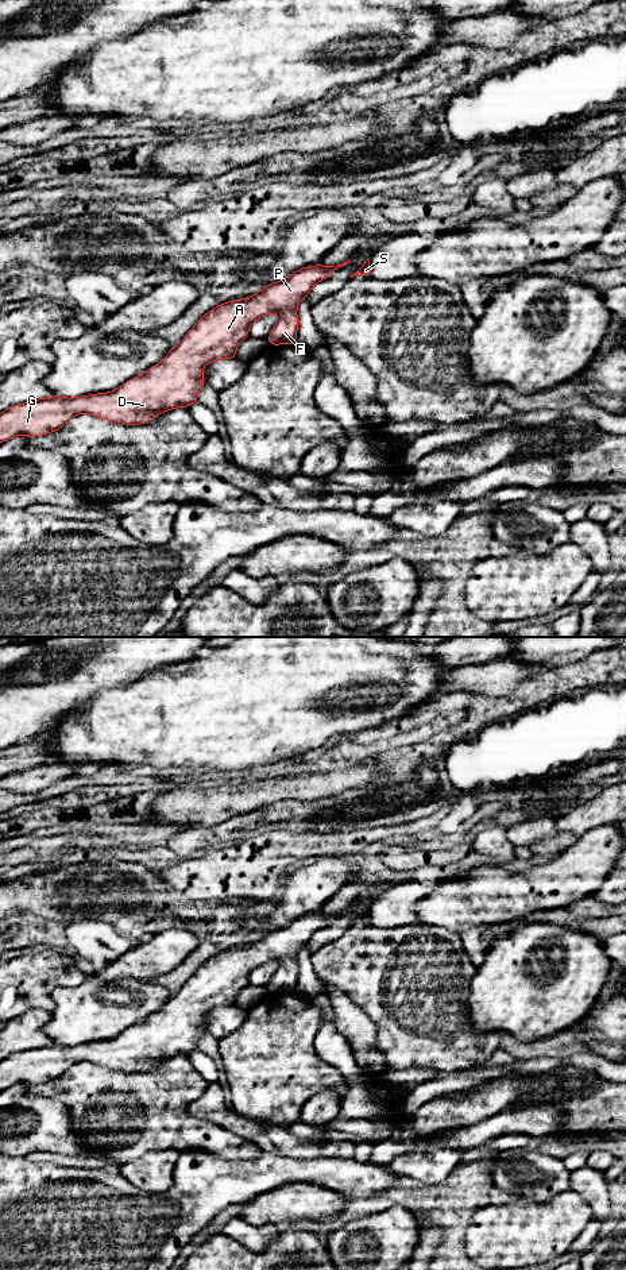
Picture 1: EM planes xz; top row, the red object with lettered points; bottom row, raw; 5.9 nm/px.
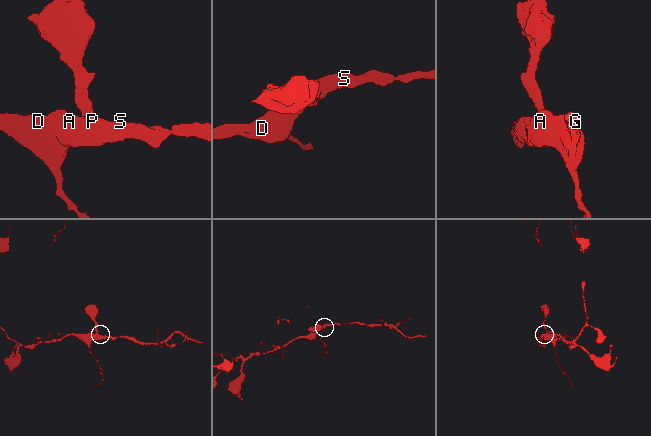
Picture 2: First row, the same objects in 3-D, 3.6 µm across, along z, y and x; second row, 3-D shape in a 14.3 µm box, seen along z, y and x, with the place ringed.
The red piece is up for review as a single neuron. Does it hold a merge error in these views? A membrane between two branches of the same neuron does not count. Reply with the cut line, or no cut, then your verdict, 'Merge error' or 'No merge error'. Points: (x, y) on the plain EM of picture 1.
No split. No merge error

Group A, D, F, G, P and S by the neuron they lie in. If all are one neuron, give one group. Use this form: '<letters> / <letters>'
A D F G P S

